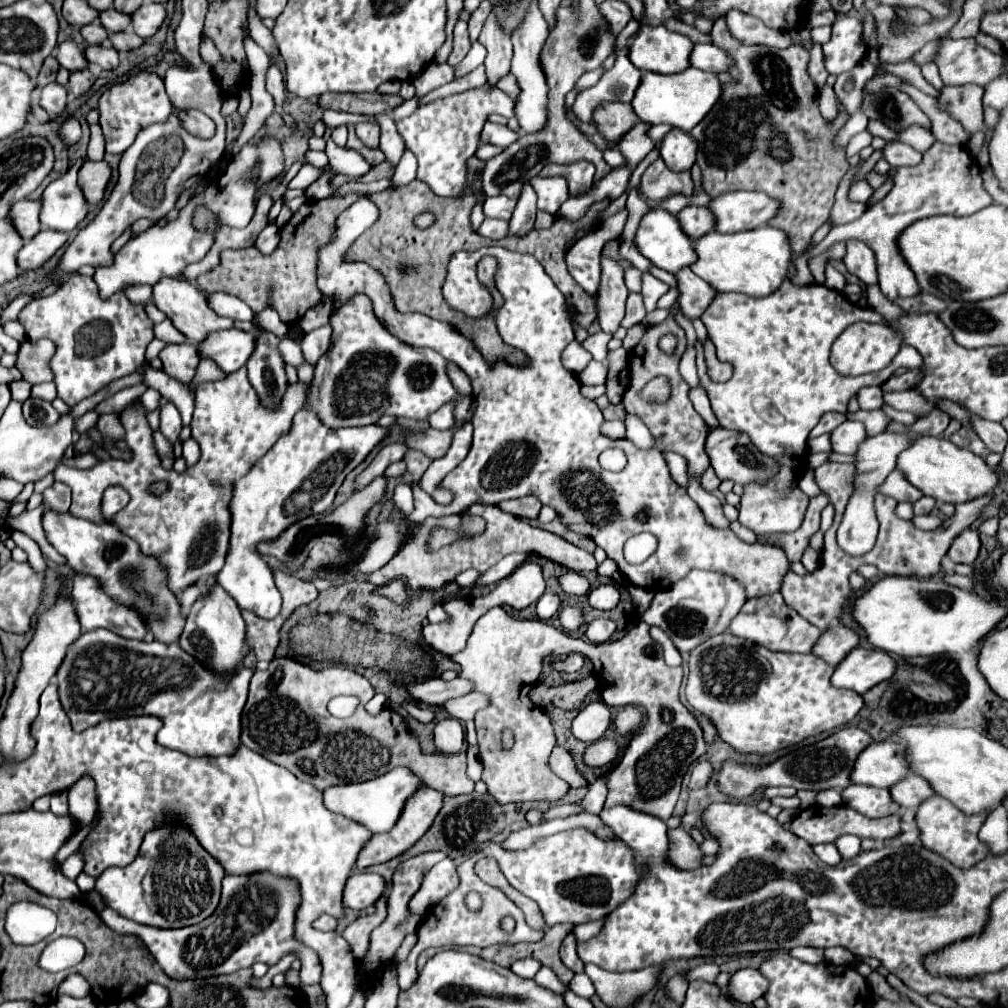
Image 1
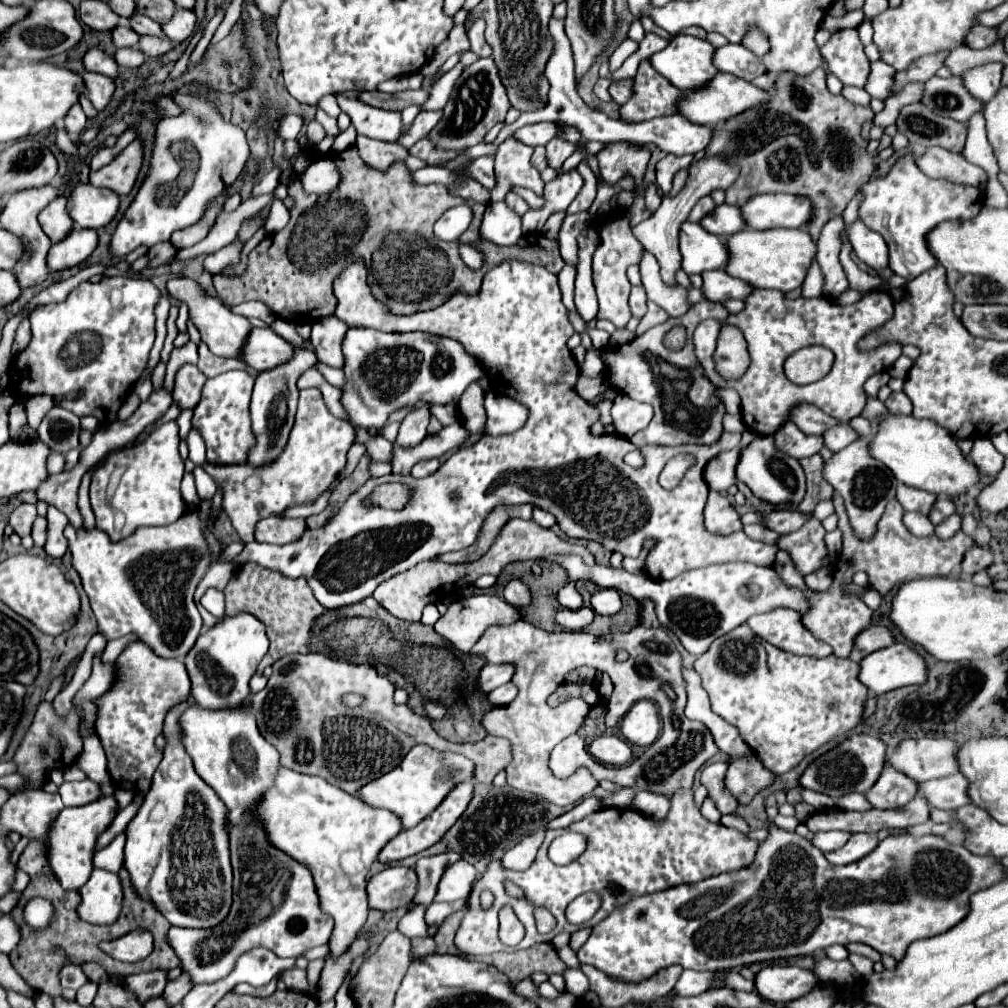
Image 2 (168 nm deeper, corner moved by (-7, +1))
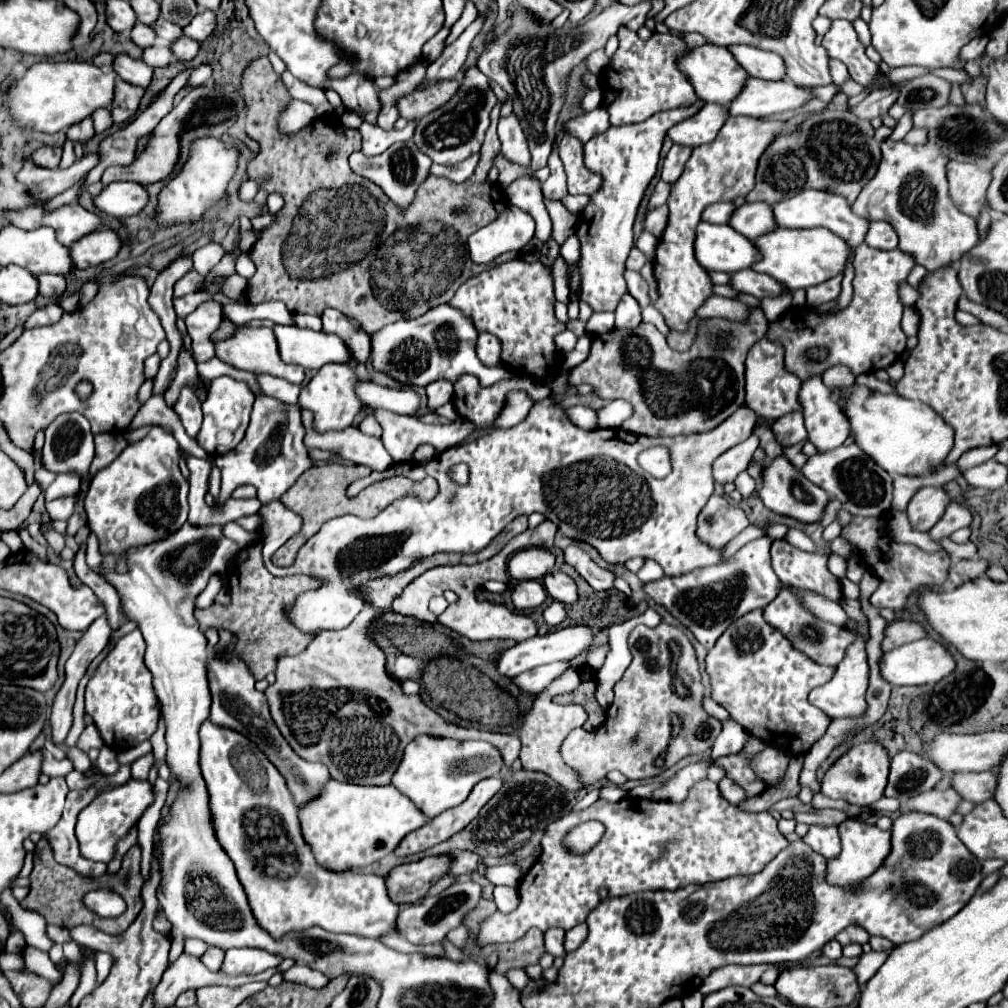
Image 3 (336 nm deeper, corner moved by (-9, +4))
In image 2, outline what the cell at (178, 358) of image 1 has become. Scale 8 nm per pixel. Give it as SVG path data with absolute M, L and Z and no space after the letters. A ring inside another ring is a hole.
M183 364L177 370L173 398L181 406L181 410L193 410L197 406L206 380L206 376L195 364Z

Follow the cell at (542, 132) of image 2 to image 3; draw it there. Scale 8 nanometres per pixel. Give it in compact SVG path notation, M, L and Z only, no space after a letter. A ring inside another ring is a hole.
M601 107L595 109L595 111L589 111L589 113L583 113L575 119L571 119L565 127L565 131L571 131L571 135L579 137L583 143L587 143L587 139L607 131L611 127L609 123L609 115L607 111L603 111Z

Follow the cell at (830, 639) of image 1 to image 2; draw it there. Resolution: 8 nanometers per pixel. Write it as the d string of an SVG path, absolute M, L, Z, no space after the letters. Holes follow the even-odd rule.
M867 626L865 630L861 630L855 640L853 640L853 650L849 660L853 662L861 662L861 658L865 658L867 654L871 654L873 650L891 646L895 640L891 636L891 632L885 626Z

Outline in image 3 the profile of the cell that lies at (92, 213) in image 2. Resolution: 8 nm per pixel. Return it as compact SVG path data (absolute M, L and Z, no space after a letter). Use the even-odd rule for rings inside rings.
M119 181L107 185L101 195L95 197L95 205L119 219L137 215L149 203L149 193L141 183Z

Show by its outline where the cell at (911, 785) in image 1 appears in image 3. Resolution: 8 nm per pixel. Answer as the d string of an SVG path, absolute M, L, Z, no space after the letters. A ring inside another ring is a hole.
M981 771L981 773L959 773L953 779L953 789L963 795L963 799L973 803L983 803L993 799L997 787L997 773L995 771Z

